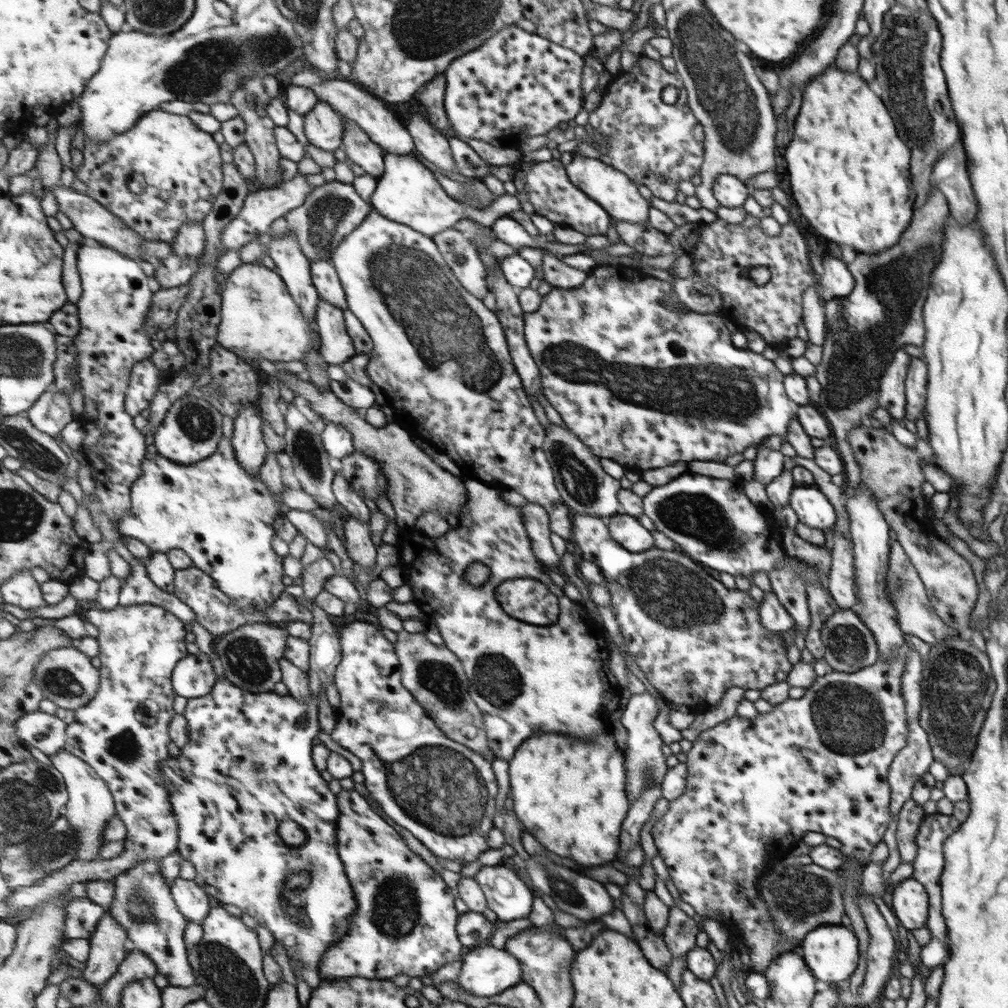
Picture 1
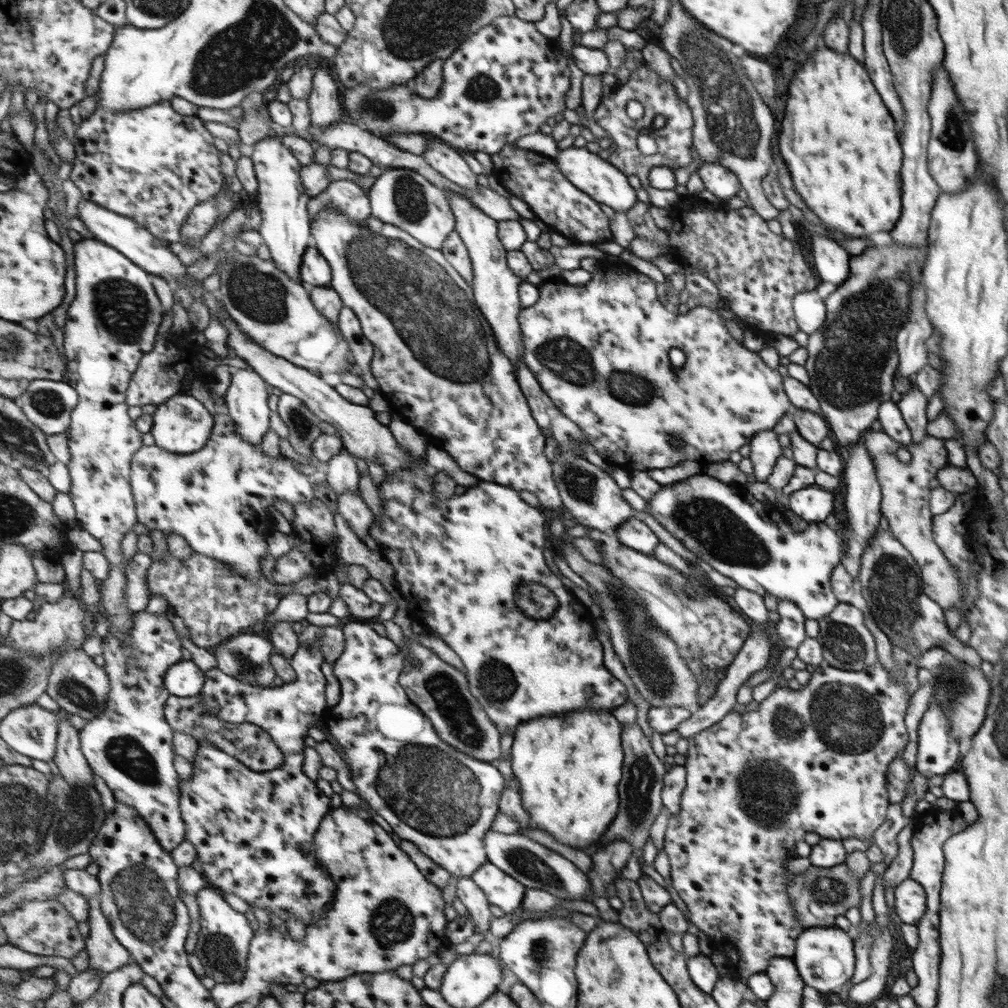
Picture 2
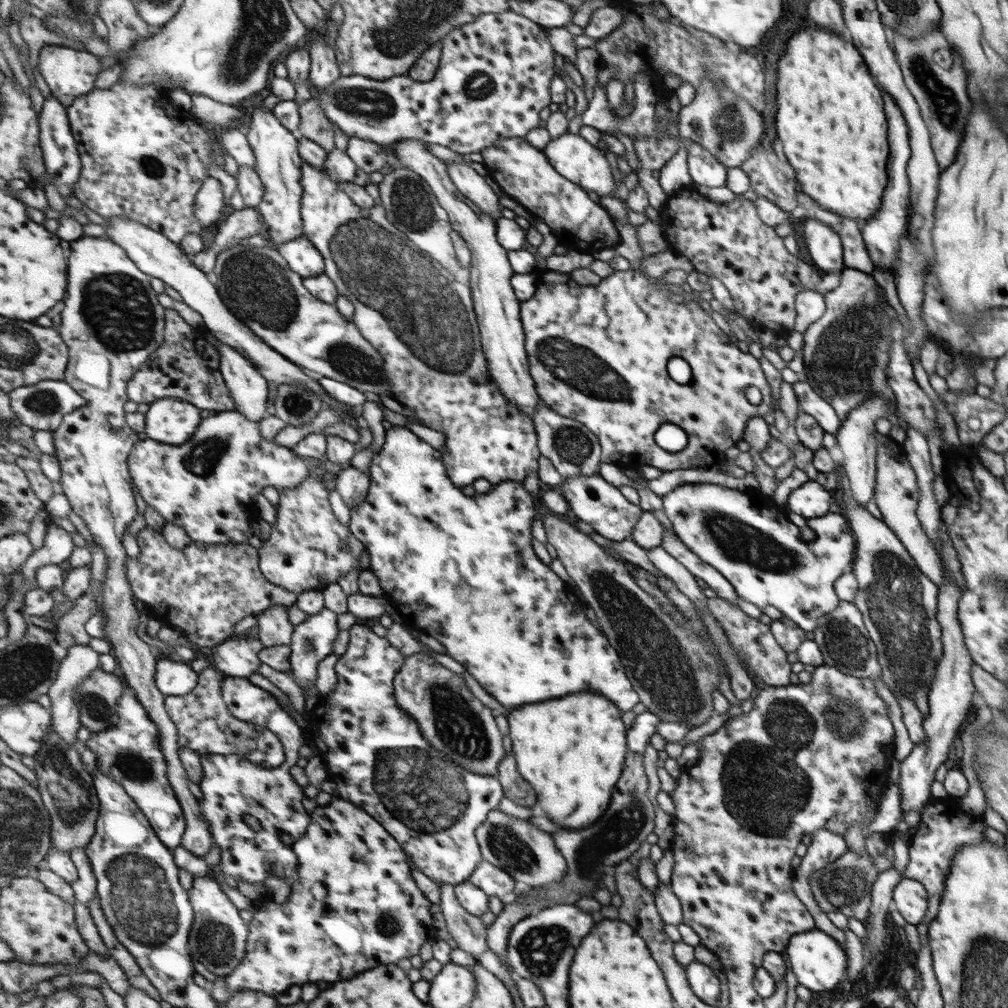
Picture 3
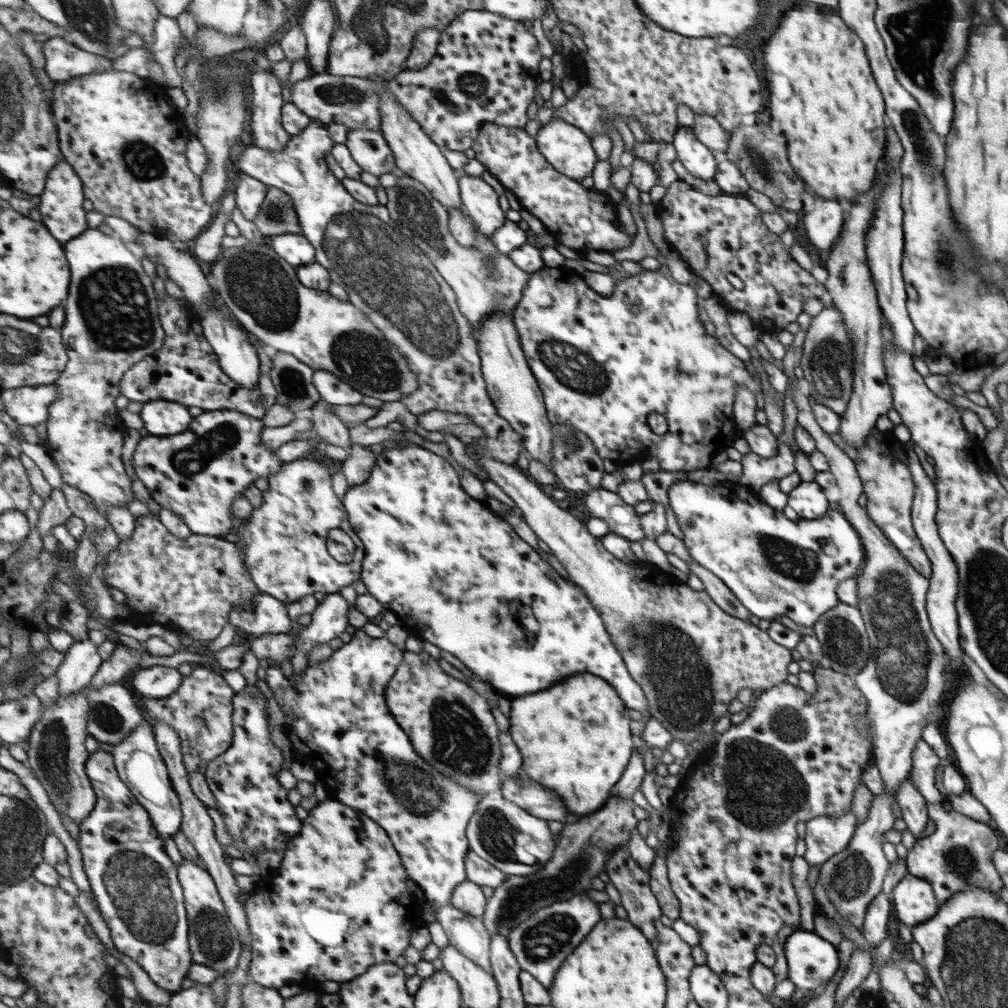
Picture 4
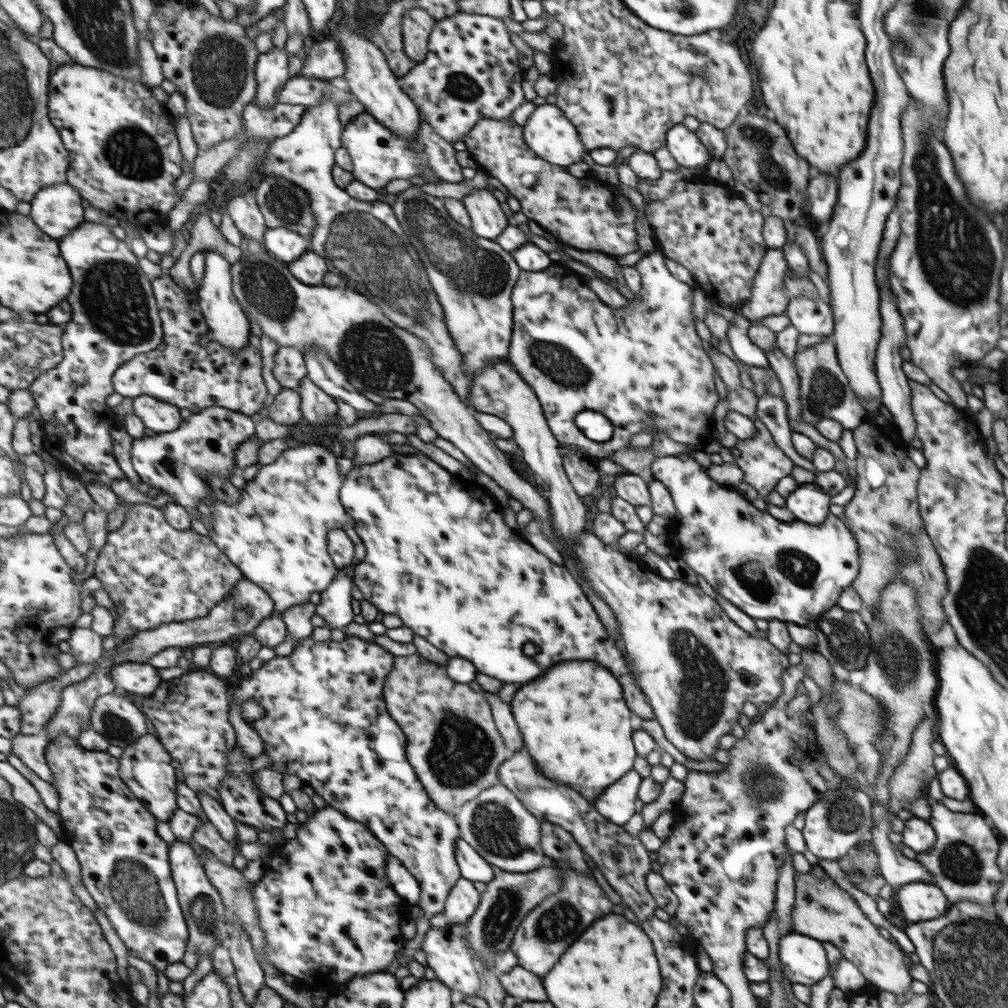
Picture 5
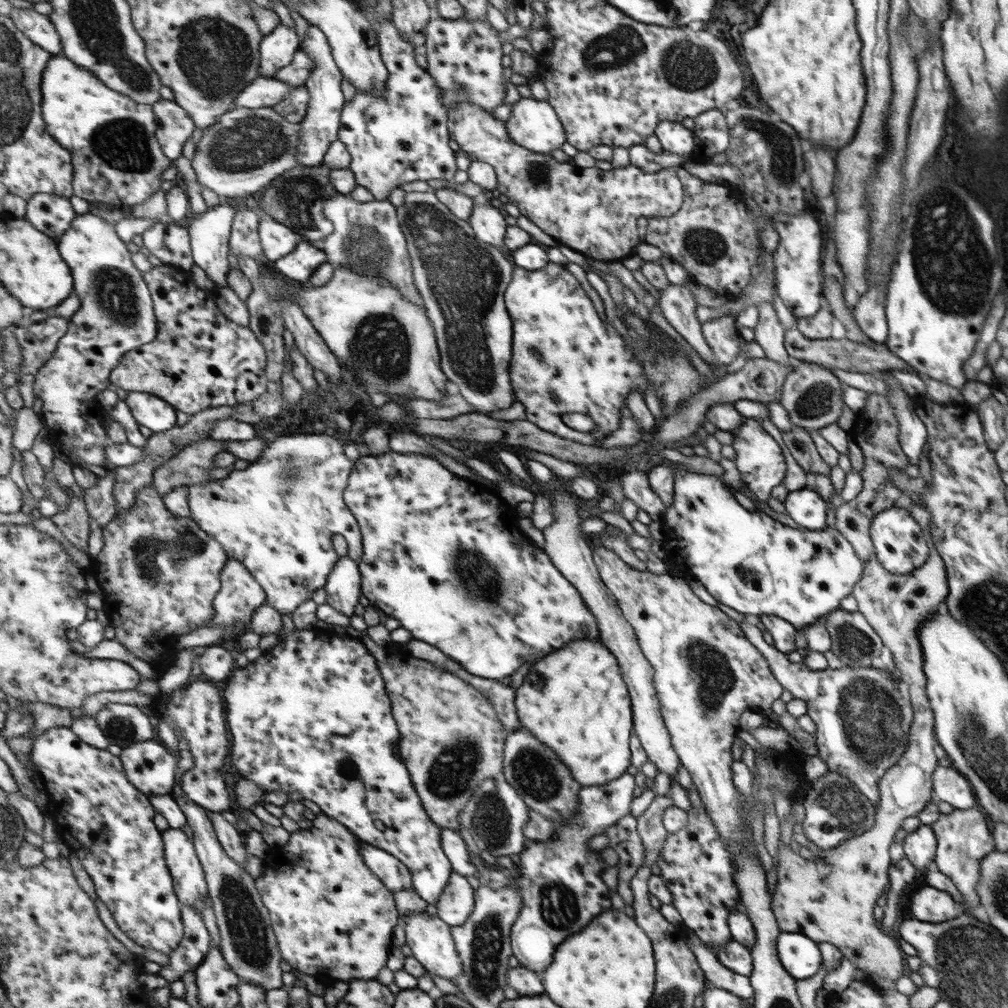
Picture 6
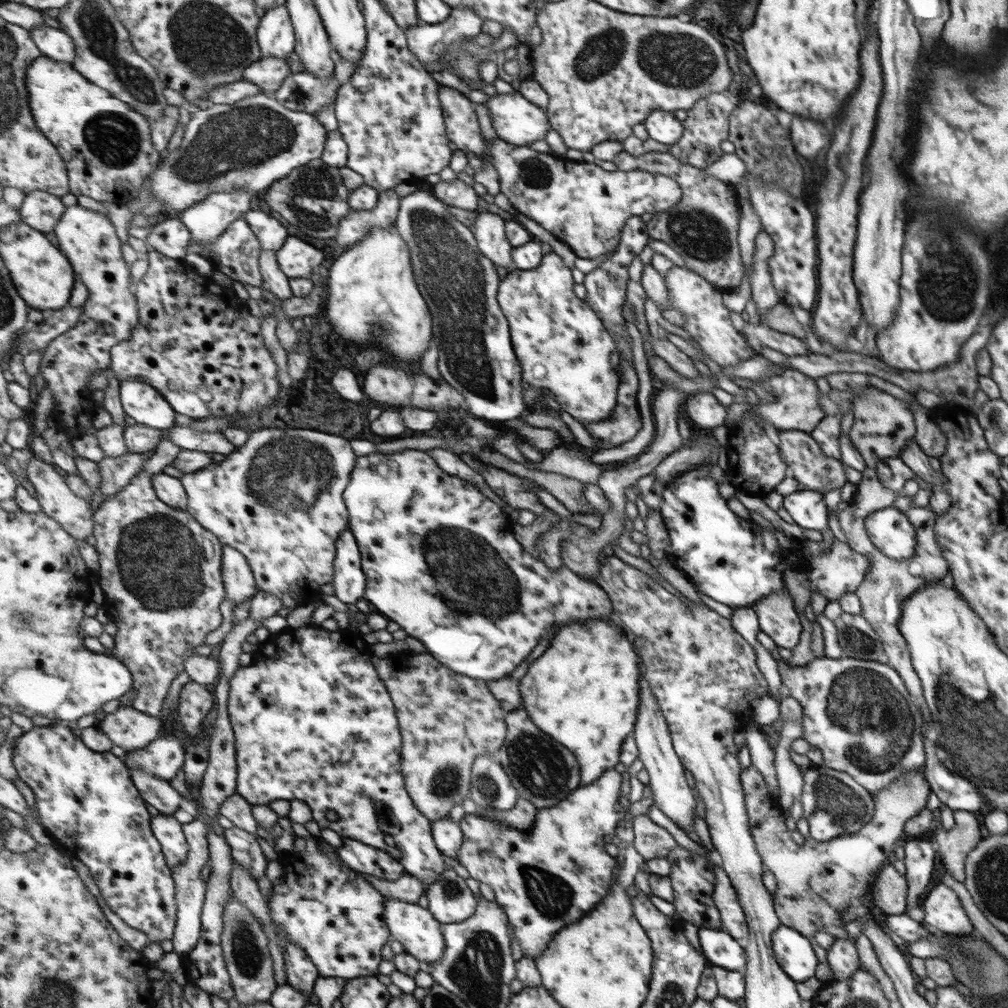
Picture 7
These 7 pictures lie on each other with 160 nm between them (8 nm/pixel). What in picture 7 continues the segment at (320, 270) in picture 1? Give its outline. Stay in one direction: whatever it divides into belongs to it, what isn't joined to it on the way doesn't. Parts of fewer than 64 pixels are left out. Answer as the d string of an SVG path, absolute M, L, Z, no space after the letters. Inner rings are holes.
M250 209L245 218L265 250L281 250L290 237L289 230L277 220L277 217L273 218L259 209Z

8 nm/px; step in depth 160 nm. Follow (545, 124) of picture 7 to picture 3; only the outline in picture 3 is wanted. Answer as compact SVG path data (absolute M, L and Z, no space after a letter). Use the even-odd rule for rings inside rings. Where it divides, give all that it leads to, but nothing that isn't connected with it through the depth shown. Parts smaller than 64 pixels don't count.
M566 131L565 134L552 138L543 151L562 177L576 182L581 188L589 189L589 192L595 192L598 197L613 194L615 180L613 180L613 174L611 174L607 160L601 156L597 147L593 148L593 145L589 144L580 134L572 134Z

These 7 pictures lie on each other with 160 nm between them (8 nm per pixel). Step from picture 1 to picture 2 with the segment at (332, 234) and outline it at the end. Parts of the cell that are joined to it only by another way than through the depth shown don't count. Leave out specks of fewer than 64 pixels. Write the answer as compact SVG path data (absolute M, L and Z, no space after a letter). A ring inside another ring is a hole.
M333 181L325 191L312 197L308 204L312 220L316 220L315 216L318 216L318 212L330 202L336 204L336 208L340 208L341 212L355 222L363 223L372 216L369 195L365 194L363 187L357 185L355 181Z

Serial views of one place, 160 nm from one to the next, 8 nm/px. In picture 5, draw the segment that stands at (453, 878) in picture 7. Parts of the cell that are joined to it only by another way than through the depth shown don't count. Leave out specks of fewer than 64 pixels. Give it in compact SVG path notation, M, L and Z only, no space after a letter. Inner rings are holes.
M462 876L451 891L445 908L445 918L451 923L467 925L481 903L481 896L473 881Z

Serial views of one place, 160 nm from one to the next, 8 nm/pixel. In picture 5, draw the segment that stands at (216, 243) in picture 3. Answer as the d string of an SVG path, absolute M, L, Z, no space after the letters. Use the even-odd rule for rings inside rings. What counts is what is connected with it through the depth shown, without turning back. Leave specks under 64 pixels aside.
M265 176L256 195L266 225L298 232L306 238L311 250L316 220L308 192L286 178Z

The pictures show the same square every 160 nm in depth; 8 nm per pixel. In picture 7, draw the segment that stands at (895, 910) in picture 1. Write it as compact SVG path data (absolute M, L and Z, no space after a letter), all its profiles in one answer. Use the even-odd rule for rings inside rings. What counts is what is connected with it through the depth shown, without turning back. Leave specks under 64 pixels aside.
M938 884L927 892L921 900L923 922L927 927L936 932L947 932L953 935L966 935L974 928L969 922L969 917L959 906L959 900L953 890Z

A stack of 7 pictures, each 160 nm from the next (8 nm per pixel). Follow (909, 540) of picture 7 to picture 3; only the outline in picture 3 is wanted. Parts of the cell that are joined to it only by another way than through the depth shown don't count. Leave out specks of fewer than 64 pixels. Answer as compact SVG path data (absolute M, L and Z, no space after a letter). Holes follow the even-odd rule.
M680 484L660 499L674 535L728 580L739 598L758 609L774 606L804 632L811 632L819 618L839 606L835 582L853 558L852 530L843 514L807 519L811 538L805 540L772 504L755 504L743 491L719 484Z

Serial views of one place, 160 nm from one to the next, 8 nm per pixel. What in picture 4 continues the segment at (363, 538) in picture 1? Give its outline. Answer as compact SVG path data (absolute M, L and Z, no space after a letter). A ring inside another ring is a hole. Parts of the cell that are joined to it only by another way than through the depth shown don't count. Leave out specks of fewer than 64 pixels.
M353 443L348 449L349 457L343 461L342 472L348 485L357 486L369 480L372 470L376 467L378 455L373 454L369 446Z

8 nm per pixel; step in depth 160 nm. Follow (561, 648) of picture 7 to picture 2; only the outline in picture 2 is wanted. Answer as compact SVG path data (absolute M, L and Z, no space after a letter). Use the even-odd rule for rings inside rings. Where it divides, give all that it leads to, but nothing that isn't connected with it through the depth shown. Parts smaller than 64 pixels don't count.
M605 710L569 712L557 718L528 720L517 727L511 748L512 772L521 784L523 807L535 820L533 826L549 832L561 844L584 852L608 831L609 824L617 814L619 796L617 783L621 779L621 746L619 746L619 722Z

